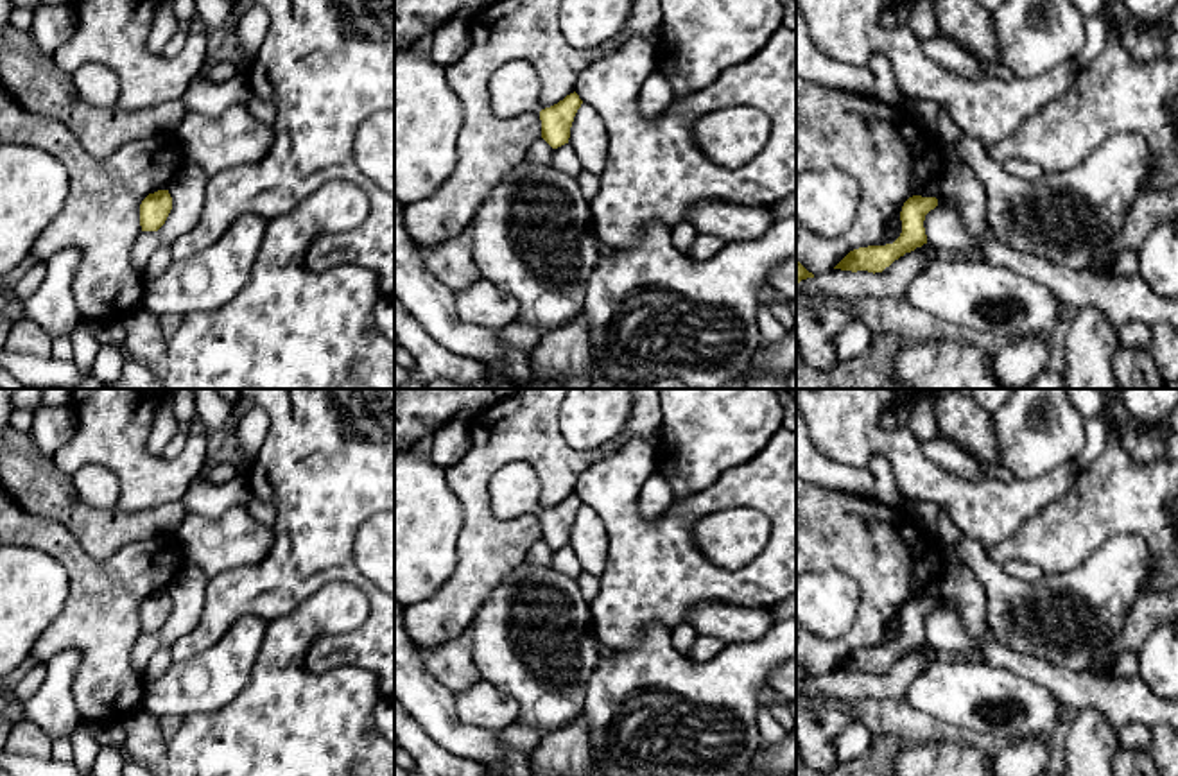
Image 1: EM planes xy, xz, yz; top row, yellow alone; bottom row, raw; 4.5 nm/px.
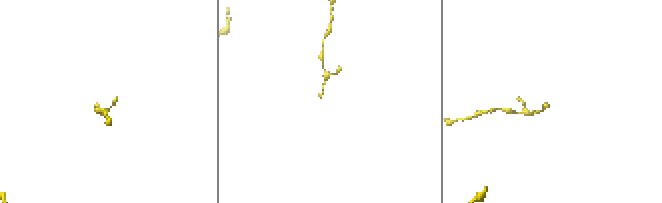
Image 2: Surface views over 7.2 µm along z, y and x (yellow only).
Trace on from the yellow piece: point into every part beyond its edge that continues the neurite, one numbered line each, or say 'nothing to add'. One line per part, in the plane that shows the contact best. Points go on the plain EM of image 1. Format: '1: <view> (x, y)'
nothing to add

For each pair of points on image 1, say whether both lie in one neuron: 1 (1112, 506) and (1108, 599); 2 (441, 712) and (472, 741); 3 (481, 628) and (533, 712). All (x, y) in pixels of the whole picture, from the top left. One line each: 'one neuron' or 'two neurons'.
1: two neurons
2: one neuron
3: one neuron

